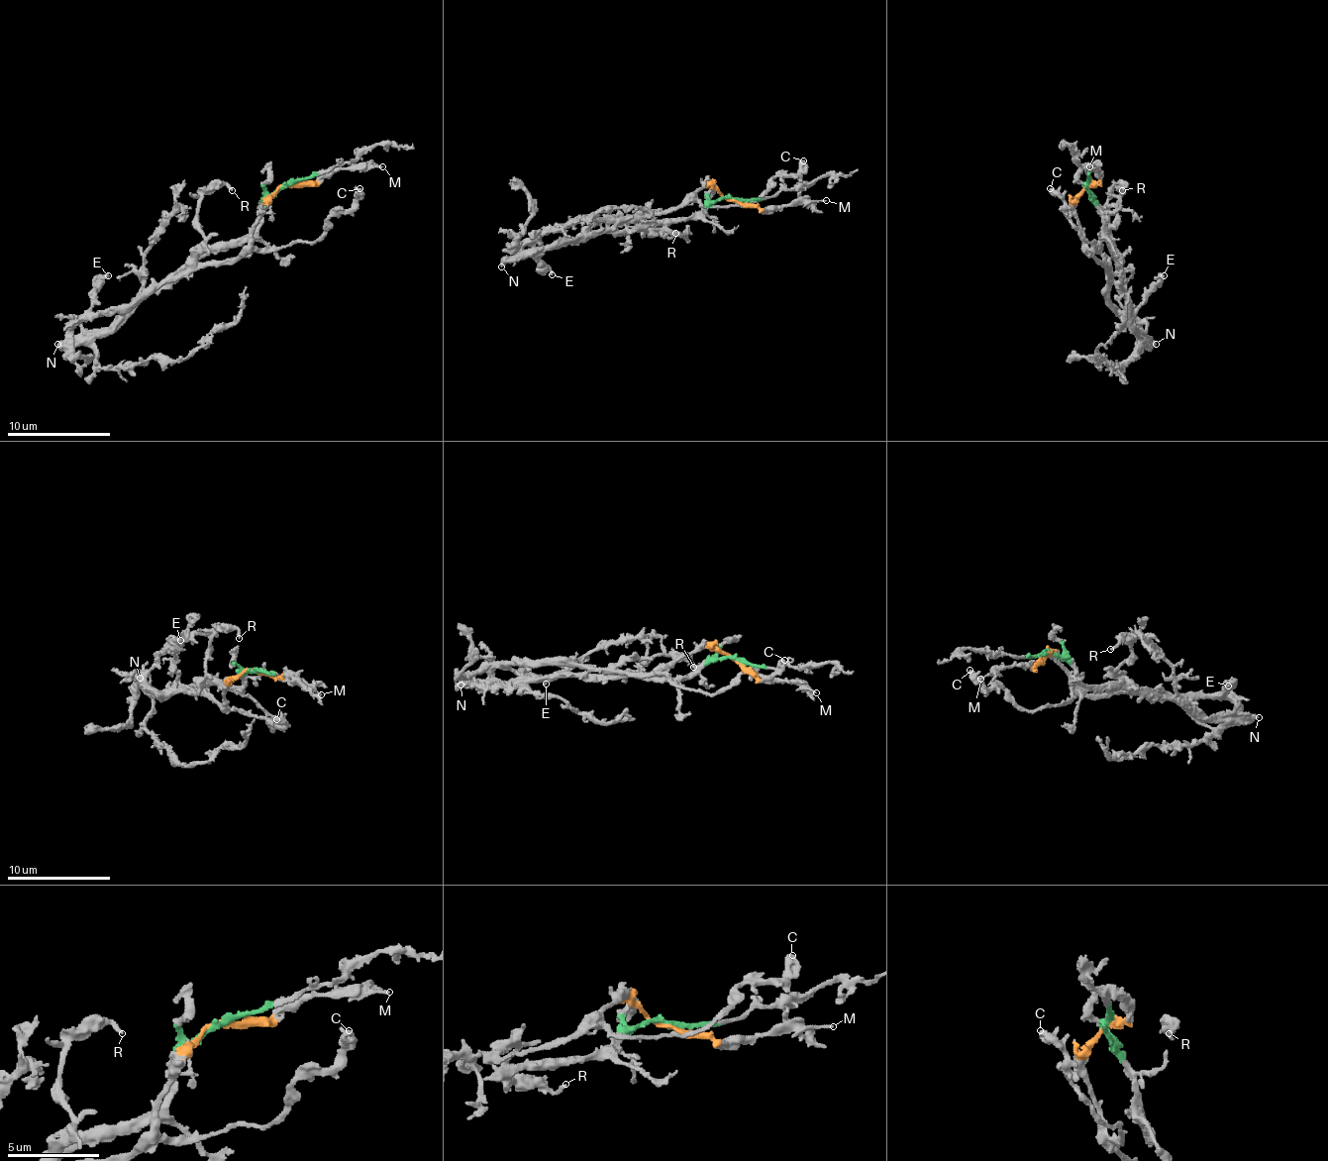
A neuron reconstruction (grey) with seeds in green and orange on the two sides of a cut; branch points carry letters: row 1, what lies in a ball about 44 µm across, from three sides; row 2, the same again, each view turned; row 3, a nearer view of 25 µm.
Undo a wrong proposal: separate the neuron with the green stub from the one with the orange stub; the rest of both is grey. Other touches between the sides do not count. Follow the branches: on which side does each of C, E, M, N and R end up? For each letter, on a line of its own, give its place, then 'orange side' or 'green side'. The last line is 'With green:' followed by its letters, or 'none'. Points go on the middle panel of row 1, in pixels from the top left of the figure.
C: (803, 160) | orange side
E: (552, 274) | orange side
M: (826, 200) | orange side
N: (501, 266) | green side
R: (675, 233) | orange side
With green: N

